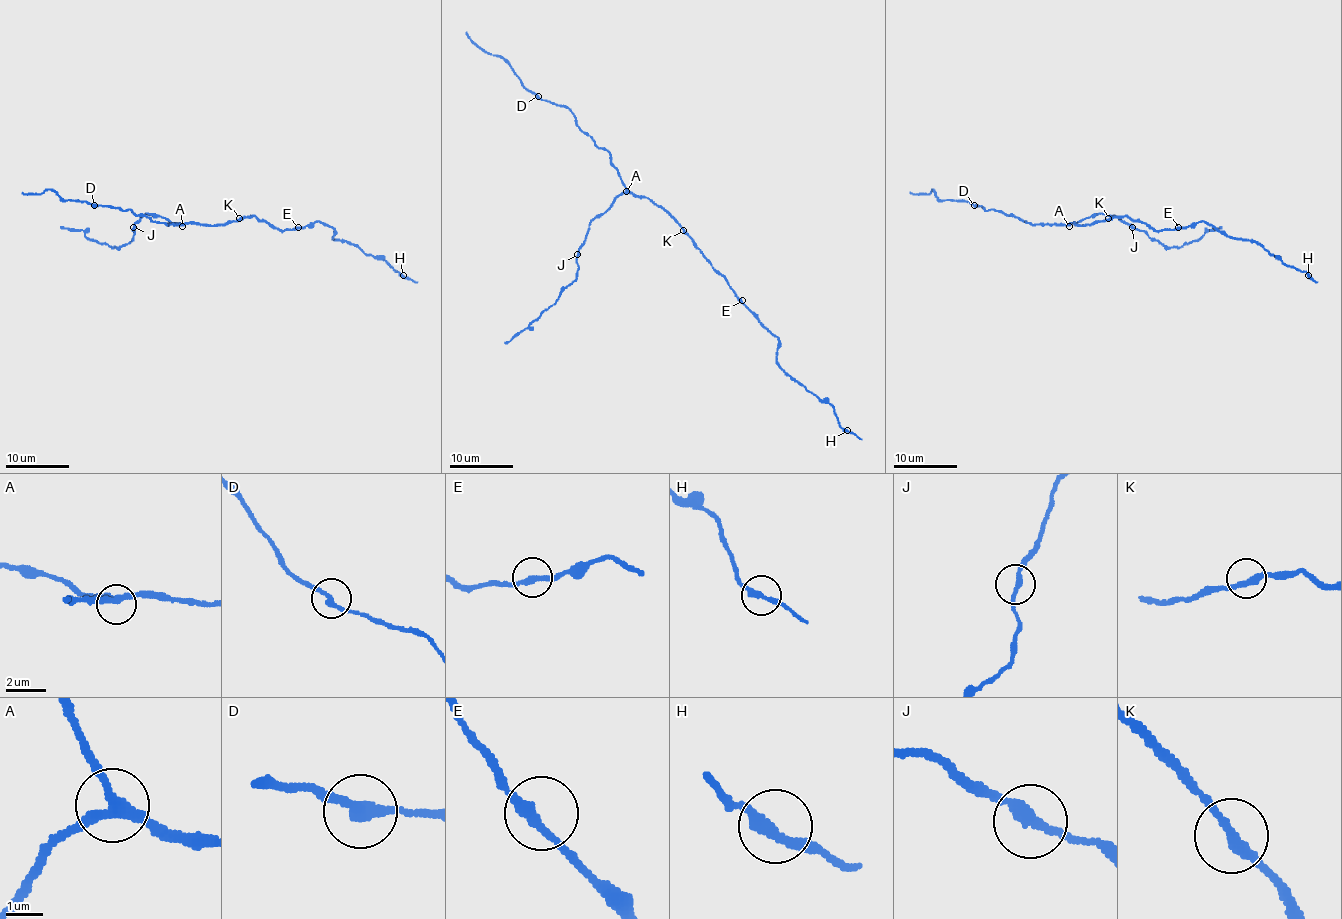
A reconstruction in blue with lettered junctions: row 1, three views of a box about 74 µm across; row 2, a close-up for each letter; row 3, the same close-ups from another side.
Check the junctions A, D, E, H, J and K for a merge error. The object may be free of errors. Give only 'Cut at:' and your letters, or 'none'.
Cut at: none

